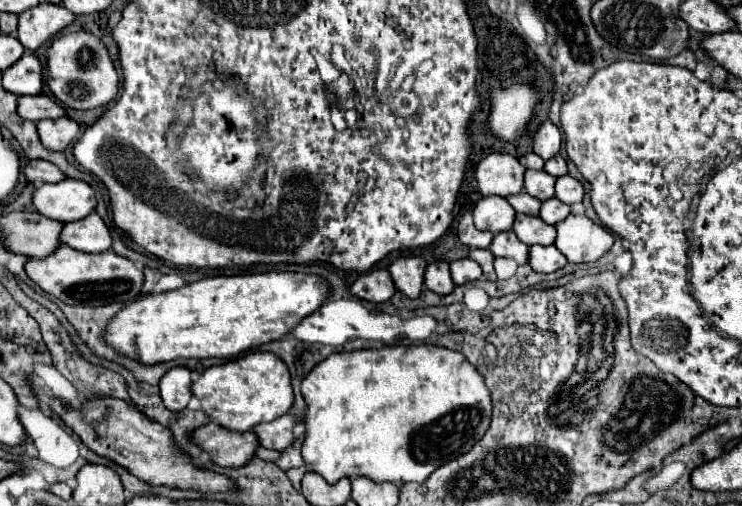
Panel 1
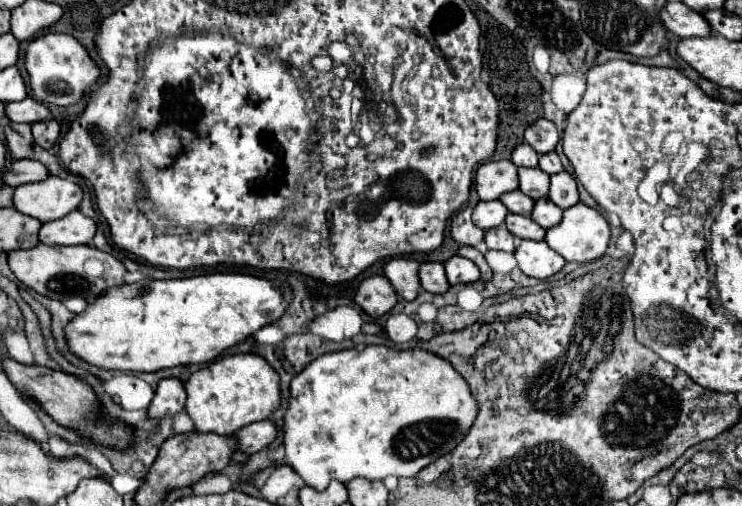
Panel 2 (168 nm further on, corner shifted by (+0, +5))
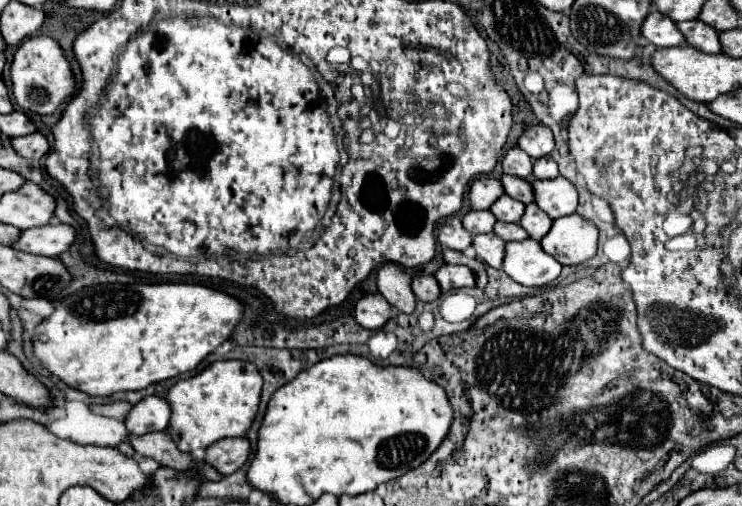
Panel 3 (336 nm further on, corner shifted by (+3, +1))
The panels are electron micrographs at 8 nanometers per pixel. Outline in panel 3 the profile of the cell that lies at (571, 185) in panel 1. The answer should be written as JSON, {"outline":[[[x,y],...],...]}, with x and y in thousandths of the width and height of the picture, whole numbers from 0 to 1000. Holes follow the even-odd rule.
{"outline":[[[751,348],[745,356],[721,356],[718,372],[721,372],[721,403],[732,419],[737,419],[745,435],[775,419],[778,375],[764,352]]]}

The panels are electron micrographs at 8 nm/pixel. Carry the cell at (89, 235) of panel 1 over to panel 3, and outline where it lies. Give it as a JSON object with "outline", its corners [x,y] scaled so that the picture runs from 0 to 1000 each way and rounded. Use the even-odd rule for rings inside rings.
{"outline":[[[74,439],[55,451],[34,455],[26,478],[20,478],[20,490],[53,506],[82,506],[96,490],[101,474],[104,474],[104,455],[98,447]]]}

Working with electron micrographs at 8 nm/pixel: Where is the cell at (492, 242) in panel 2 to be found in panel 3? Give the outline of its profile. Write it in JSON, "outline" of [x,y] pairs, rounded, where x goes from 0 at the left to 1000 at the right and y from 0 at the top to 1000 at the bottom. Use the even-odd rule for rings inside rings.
{"outline":[[[643,462],[637,466],[637,486],[643,494],[643,510],[664,530],[675,530],[678,522],[678,494],[681,478],[670,462]]]}

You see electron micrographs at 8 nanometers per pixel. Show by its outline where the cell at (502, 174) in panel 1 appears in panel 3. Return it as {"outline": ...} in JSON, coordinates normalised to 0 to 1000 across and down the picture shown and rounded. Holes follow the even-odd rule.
{"outline":[[[651,348],[651,352],[643,352],[643,356],[635,364],[632,395],[635,395],[637,415],[659,415],[662,403],[664,403],[670,391],[675,391],[678,383],[681,383],[681,375],[678,375],[675,356]]]}

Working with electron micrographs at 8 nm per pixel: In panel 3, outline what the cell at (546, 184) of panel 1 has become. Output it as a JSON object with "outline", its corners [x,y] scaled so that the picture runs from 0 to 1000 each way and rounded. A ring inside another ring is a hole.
{"outline":[[[681,344],[675,352],[675,360],[678,360],[678,372],[681,372],[681,383],[686,383],[689,391],[694,391],[705,403],[716,403],[721,395],[721,375],[718,375],[718,364],[713,356]]]}

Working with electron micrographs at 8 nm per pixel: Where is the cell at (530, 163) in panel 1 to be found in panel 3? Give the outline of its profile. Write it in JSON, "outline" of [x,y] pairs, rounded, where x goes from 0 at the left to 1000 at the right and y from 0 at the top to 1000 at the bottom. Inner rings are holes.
{"outline":[[[689,292],[678,312],[678,340],[699,352],[713,352],[718,340],[718,320],[702,292]]]}

